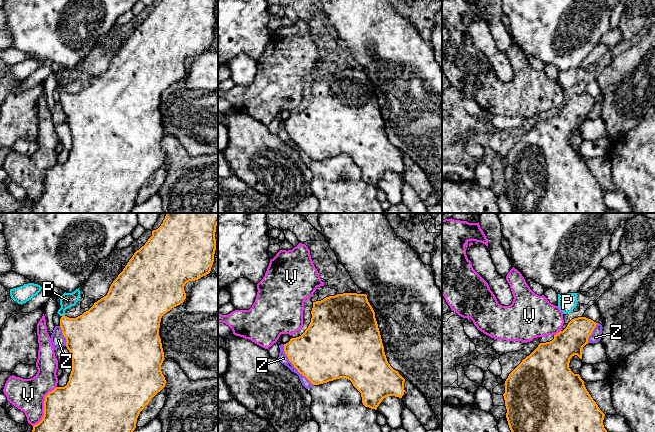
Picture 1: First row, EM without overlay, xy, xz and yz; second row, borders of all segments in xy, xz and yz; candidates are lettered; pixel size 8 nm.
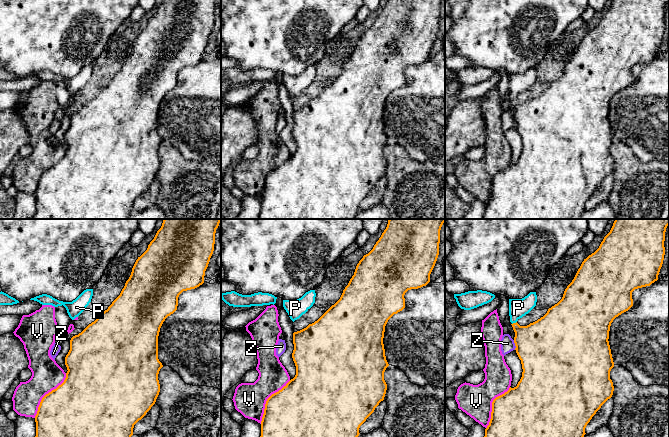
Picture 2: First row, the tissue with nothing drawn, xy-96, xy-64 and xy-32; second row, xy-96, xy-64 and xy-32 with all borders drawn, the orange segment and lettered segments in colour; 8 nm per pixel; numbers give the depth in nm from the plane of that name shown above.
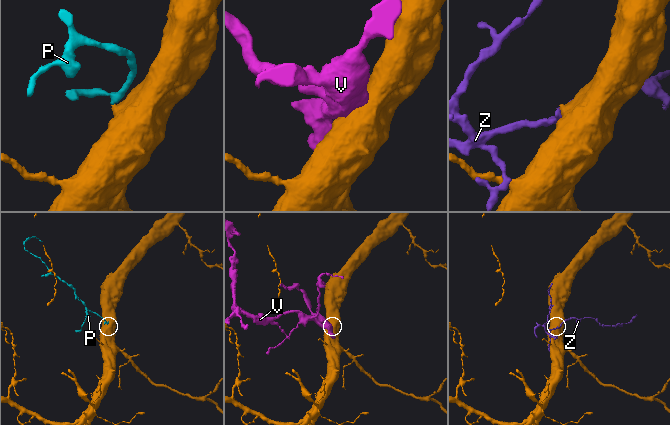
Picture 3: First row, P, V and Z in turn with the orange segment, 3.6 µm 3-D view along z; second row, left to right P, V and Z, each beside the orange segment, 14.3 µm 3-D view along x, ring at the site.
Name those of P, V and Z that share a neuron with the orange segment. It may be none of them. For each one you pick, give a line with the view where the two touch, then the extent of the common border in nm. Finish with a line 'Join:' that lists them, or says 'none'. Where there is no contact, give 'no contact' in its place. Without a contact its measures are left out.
P: xy | 30 nm
Join: P

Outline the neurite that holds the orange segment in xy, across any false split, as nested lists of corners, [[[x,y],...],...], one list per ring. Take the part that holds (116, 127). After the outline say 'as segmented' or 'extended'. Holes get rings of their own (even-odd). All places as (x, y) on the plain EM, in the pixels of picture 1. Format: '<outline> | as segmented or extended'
[[[161,0],[137,26],[111,60],[106,72],[82,91],[69,94],[65,86],[79,77],[80,66],[61,71],[58,90],[66,123],[72,135],[72,147],[64,163],[56,163],[45,172],[44,192],[33,202],[32,213],[130,213],[140,188],[166,160],[161,147],[164,128],[159,104],[162,92],[186,75],[184,62],[211,47],[216,26],[217,0]]] | extended

